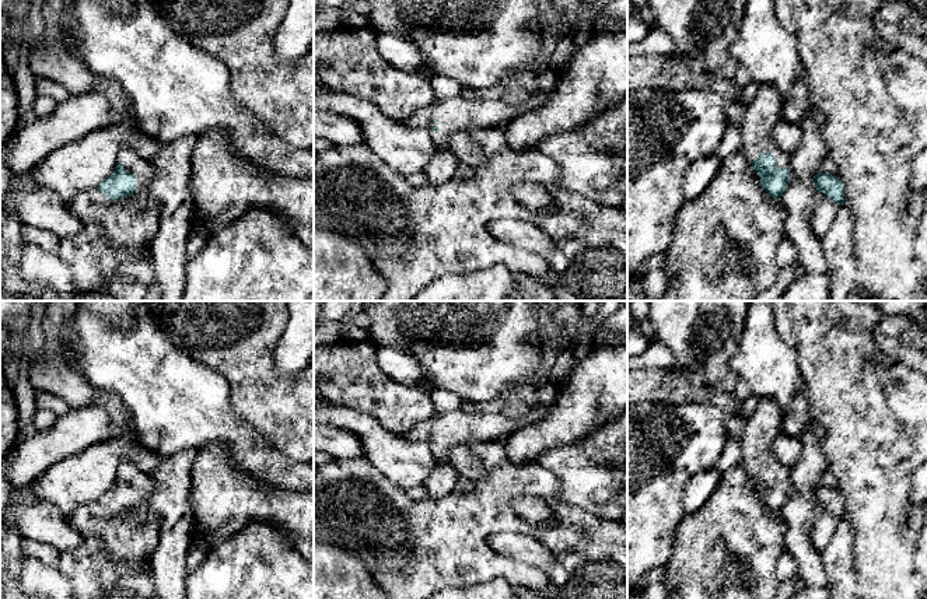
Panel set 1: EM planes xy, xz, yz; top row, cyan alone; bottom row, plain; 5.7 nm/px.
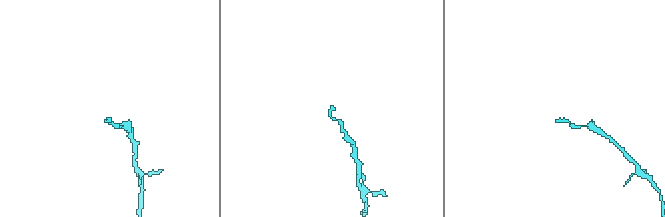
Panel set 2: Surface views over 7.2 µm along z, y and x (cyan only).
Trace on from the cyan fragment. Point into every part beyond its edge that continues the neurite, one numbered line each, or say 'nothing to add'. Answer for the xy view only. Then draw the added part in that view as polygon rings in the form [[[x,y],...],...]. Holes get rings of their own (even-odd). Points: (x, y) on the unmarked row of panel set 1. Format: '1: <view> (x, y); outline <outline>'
1: xy (142, 482); outline [[[122,459],[119,462],[116,476],[122,476],[125,484],[130,486],[136,491],[137,504],[147,504],[157,488],[153,472],[143,472],[132,459]]]

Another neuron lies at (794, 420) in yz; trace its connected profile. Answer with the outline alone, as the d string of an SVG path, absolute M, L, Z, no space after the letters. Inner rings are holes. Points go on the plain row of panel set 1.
M797 390L794 403L790 410L783 414L781 431L788 437L798 437L809 420L809 404L802 392Z

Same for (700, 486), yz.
M717 467L695 473L685 484L683 514L690 515L699 511L713 495L720 479L721 472Z

